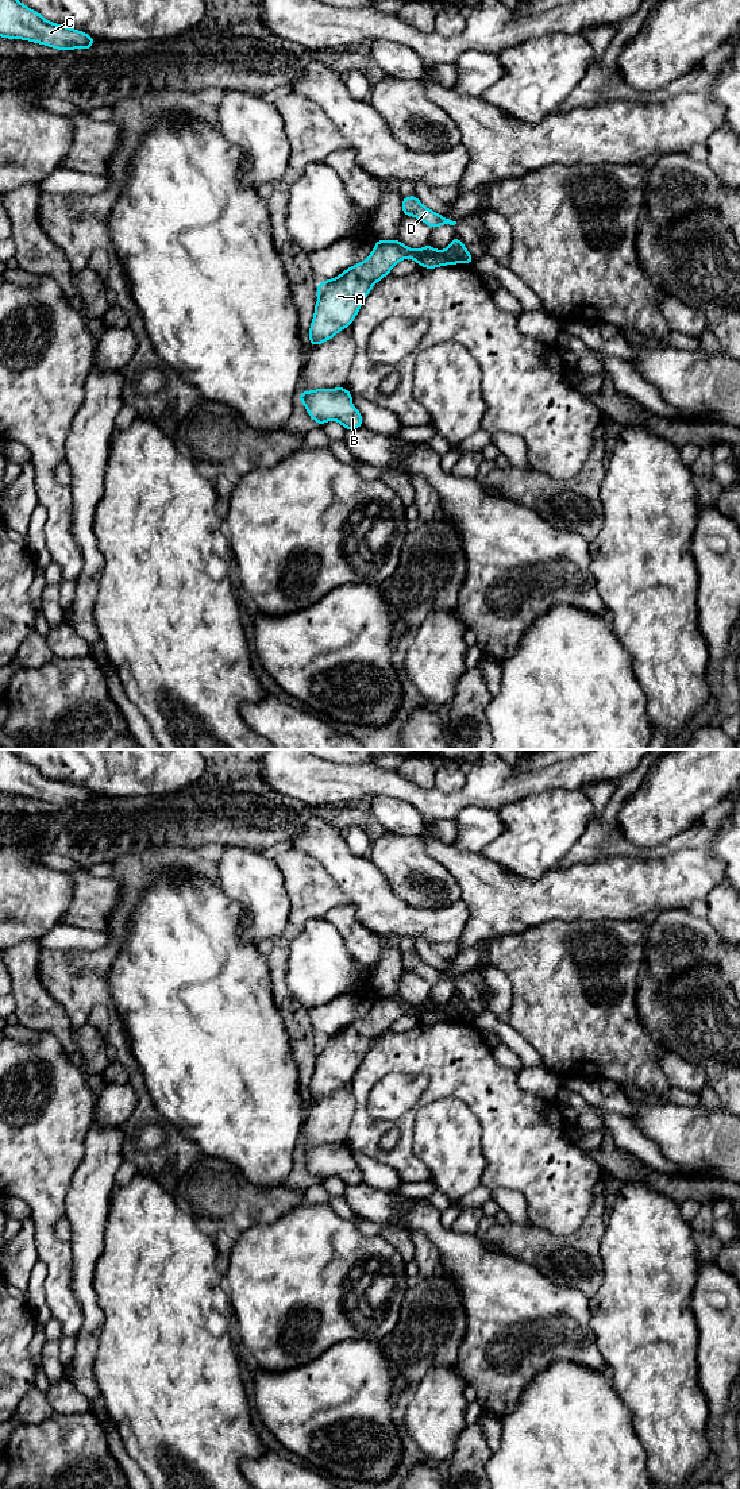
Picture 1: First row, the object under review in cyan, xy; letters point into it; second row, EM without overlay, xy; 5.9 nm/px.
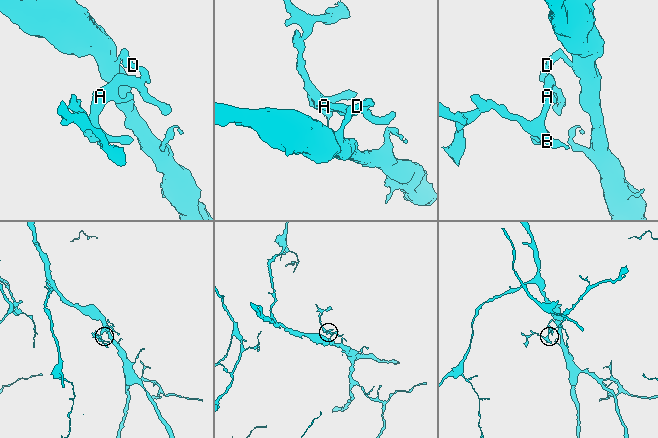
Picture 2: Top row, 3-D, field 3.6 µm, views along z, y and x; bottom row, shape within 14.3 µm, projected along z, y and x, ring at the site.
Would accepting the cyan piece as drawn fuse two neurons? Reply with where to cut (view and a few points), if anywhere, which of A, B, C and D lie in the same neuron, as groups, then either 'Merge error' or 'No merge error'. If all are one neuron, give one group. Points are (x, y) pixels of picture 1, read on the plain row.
Split along xy (448, 1002), (459, 1015). Groups: A B / C D. Merge error

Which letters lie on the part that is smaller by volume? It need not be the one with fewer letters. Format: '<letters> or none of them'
A, B

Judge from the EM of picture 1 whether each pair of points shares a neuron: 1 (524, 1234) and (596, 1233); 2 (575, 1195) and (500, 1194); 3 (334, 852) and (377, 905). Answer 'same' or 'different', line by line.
1: same
2: different
3: same

